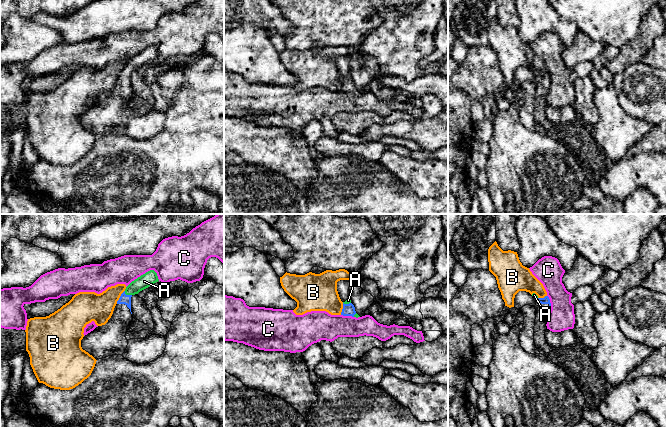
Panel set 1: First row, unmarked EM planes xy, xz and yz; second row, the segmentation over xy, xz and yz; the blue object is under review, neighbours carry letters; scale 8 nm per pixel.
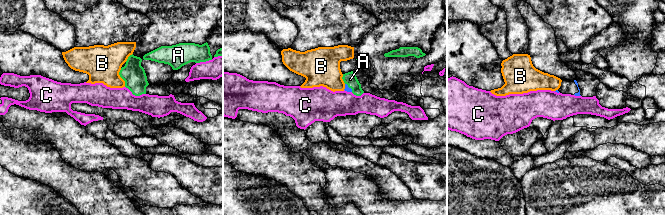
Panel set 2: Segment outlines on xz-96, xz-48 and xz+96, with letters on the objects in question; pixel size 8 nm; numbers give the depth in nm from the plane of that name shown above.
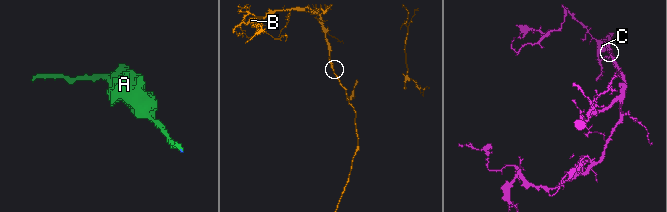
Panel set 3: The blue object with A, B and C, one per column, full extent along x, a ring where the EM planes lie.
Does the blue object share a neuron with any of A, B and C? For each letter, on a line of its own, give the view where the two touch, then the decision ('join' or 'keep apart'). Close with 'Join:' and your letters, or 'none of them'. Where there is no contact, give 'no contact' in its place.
A: meets blue in xy; join
B: meets blue in xy; keep apart
C: meets blue in yz; keep apart
Join: A

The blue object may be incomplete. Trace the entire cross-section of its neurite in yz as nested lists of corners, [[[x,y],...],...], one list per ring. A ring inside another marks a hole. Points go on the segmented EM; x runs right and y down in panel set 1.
[[[545,296],[544,298],[538,298],[535,309],[536,319],[534,326],[534,342],[540,354],[547,357],[551,349],[545,339],[545,332],[547,330],[546,324],[549,312],[551,310],[551,303],[549,297]]]

